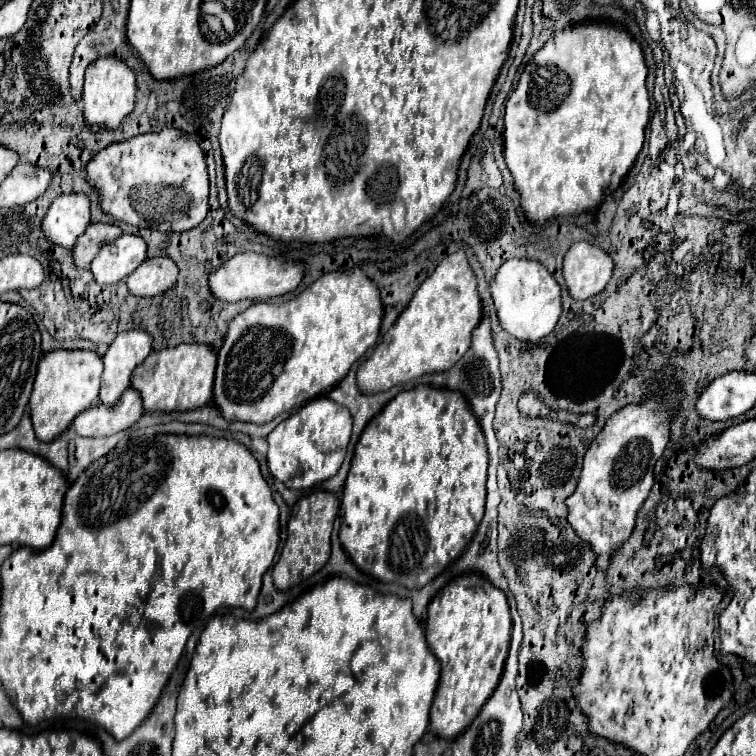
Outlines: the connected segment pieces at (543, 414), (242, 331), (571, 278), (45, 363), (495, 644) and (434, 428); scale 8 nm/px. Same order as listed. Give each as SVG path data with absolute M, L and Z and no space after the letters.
M532 392L522 394L522 398L518 402L518 410L526 418L548 418L548 416L552 416L552 410L548 406L544 406Z
M360 268L324 274L288 302L252 304L248 310L232 318L224 336L224 344L218 352L214 378L216 408L228 422L242 420L254 424L264 424L282 412L298 408L324 390L336 386L348 374L350 366L376 344L382 316L384 306L380 300L380 290Z
M588 242L570 246L562 266L570 296L574 300L586 300L600 294L612 276L612 266L612 258Z
M54 350L40 364L30 396L30 416L38 440L54 440L72 424L72 420L88 406L98 402L102 376L102 358L92 350Z
M462 574L432 598L426 618L426 642L442 666L430 712L430 730L436 736L456 738L478 716L502 676L510 632L512 618L506 594L484 576Z
M416 386L390 400L362 432L344 484L340 542L352 562L382 582L422 588L470 544L486 504L488 450L480 422L460 392Z

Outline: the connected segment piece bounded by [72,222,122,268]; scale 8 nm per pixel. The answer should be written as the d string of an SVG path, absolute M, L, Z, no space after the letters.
M102 222L100 224L90 224L72 248L76 268L88 268L92 258L98 254L100 246L108 244L110 240L118 238L120 234L122 234L122 230L116 224L102 224Z

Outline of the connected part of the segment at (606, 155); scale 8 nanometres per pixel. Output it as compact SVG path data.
M580 24L580 26L566 28L564 32L556 34L550 44L546 42L544 48L540 52L536 52L536 56L528 62L528 66L524 68L524 72L520 76L516 90L512 92L512 96L506 102L504 158L506 158L506 164L512 172L514 188L520 192L520 204L522 204L522 210L524 210L530 224L542 226L544 222L548 222L554 216L578 216L582 212L594 210L604 200L604 196L608 196L620 188L624 176L628 174L628 170L636 162L636 156L644 144L644 130L646 130L646 124L650 118L650 100L648 100L648 90L646 90L646 76L648 76L648 68L644 64L642 48L630 38L630 34L626 30L616 28L616 26L604 26L604 24Z

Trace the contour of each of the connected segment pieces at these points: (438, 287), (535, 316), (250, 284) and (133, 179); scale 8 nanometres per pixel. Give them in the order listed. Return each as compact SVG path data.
M462 250L444 258L420 284L408 308L384 334L372 356L358 366L356 384L362 394L378 394L424 374L450 370L470 348L472 332L482 318L476 278Z
M506 260L490 286L500 326L524 342L538 342L548 336L560 318L560 286L554 276L534 260Z
M244 252L244 254L234 254L232 258L224 260L218 268L214 268L208 276L208 282L210 282L210 292L218 300L238 302L246 298L250 300L276 298L276 296L294 292L302 282L302 276L304 276L304 268L300 262L282 262L256 252Z
M176 128L132 136L100 150L86 164L86 178L100 194L104 212L134 226L184 232L198 226L208 212L208 170L204 152L190 134Z

